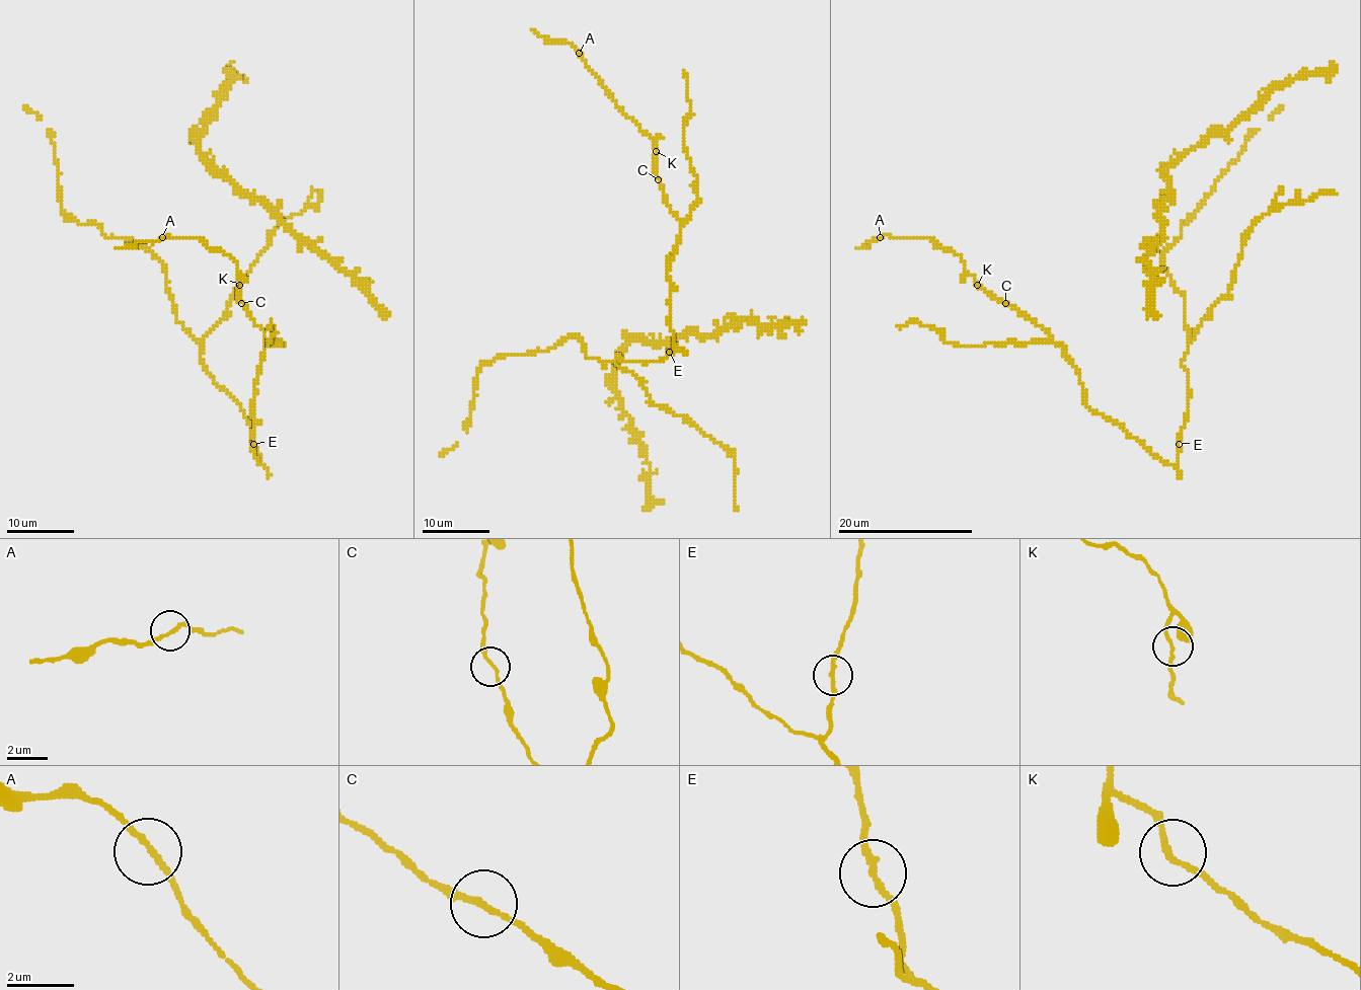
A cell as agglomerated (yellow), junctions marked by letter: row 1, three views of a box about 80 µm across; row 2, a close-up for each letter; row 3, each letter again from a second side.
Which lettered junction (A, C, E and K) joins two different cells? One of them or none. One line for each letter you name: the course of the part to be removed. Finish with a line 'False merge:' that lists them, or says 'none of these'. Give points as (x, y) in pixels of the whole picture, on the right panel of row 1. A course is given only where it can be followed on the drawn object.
False merge: none of these

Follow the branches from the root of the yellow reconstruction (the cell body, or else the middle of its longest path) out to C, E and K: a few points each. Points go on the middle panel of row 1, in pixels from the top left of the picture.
C: (653, 361), (661, 361), (676, 349), (669, 325), (668, 260), (674, 253), (681, 227), (658, 179)
E: (653, 361), (661, 361), (669, 352)
K: (653, 361), (661, 361), (676, 349), (669, 325), (668, 260), (674, 253), (681, 227), (656, 176), (656, 151)

